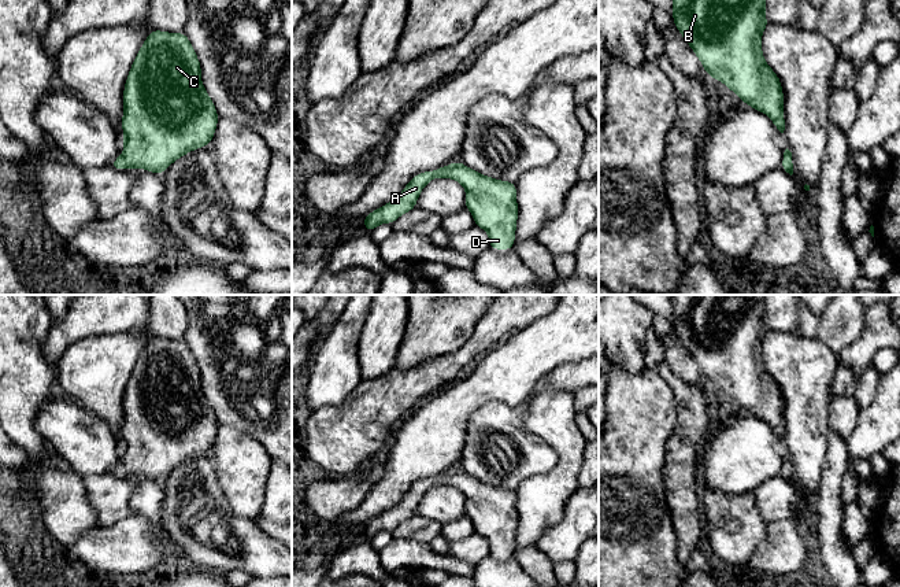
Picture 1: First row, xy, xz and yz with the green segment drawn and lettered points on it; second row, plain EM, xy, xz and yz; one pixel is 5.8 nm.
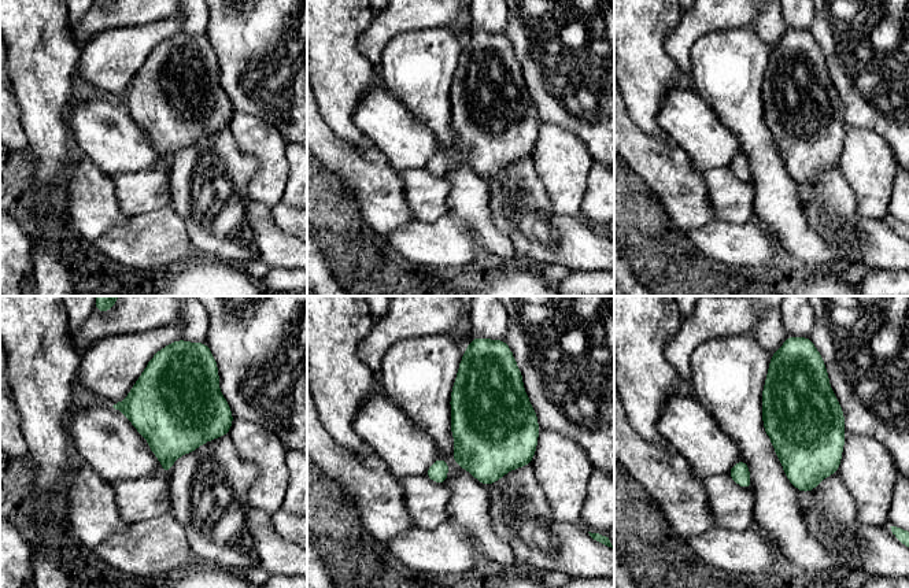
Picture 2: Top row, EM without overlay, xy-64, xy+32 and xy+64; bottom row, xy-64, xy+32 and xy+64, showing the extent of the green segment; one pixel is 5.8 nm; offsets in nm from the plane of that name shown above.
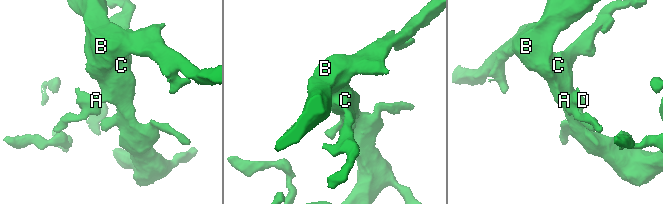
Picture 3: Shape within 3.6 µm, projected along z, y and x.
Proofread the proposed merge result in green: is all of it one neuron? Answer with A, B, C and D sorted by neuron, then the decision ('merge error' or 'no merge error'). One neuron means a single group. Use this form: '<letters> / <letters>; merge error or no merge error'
A B C D; no merge error

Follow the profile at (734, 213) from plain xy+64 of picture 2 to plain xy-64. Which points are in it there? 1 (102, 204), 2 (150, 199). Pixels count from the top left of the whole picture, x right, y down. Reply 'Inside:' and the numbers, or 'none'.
Inside: 2

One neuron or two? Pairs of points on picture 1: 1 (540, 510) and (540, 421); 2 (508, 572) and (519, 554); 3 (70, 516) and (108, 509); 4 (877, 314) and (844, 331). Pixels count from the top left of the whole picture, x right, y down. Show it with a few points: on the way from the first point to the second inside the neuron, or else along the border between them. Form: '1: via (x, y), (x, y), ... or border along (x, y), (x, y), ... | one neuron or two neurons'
1: via (552, 488), (563, 476), (562, 443) | one neuron
2: border along (513, 557), (526, 572) | two neurons
3: border along (82, 482), (97, 524) | two neurons
4: border along (867, 309), (860, 333), (845, 349) | two neurons

